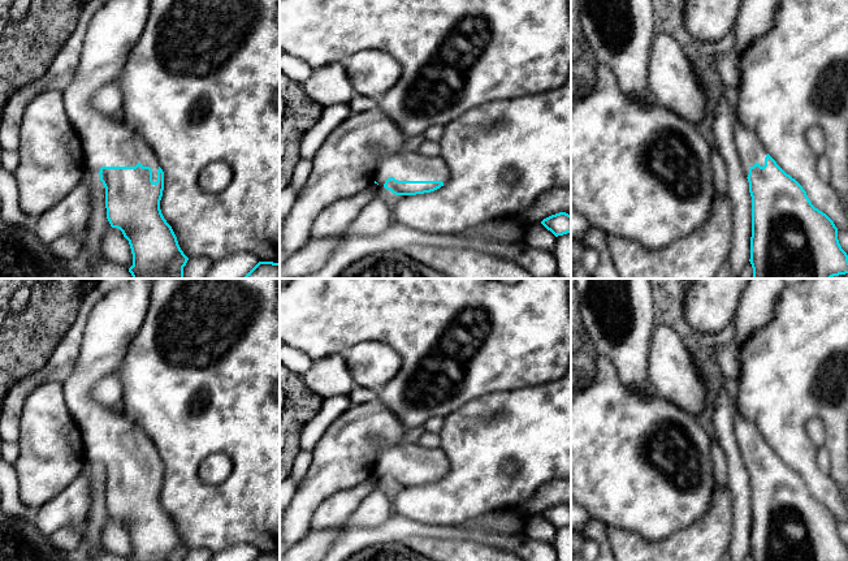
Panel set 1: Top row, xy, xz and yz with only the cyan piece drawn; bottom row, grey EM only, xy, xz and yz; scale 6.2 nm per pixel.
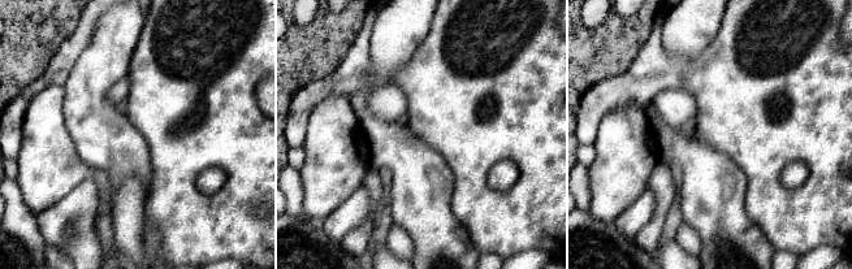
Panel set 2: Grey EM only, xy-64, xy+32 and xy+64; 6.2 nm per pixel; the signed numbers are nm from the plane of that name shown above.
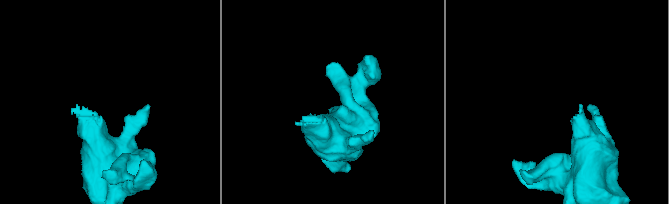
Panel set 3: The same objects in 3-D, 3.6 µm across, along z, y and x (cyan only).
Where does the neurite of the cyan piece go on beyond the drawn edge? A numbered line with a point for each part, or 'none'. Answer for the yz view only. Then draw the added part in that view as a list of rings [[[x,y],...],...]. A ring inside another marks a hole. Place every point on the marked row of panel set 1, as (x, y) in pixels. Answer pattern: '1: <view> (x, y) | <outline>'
1: yz (749, 150) | [[[736,117],[734,122],[734,142],[737,156],[741,161],[741,167],[744,169],[744,174],[747,177],[749,174],[749,168],[756,163],[758,163],[761,167],[765,165],[767,151],[761,144],[757,135],[740,124]]]

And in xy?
1: xy (115, 29) | [[[109,0],[96,10],[85,36],[78,69],[62,92],[66,115],[81,142],[83,163],[95,174],[99,174],[101,167],[135,167],[140,163],[152,169],[152,181],[157,181],[160,165],[147,143],[122,122],[121,116],[104,116],[91,105],[98,90],[113,83],[121,74],[146,27],[150,5],[151,0]]]

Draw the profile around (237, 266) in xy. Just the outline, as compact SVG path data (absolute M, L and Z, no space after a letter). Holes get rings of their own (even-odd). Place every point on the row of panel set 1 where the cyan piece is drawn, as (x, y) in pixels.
M235 253L213 262L204 279L243 279L259 262L259 258L251 253Z

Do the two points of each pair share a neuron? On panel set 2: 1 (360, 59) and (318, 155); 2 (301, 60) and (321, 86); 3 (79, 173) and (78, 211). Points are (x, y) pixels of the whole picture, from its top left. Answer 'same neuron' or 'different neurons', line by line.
1: different neurons
2: different neurons
3: different neurons

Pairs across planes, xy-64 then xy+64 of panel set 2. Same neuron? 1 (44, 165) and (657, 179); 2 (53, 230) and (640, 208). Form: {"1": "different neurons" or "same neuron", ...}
{"1": "different neurons", "2": "same neuron"}

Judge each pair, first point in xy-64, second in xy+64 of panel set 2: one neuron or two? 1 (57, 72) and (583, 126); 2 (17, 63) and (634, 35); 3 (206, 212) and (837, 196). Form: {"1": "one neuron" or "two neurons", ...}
{"1": "one neuron", "2": "one neuron", "3": "one neuron"}

